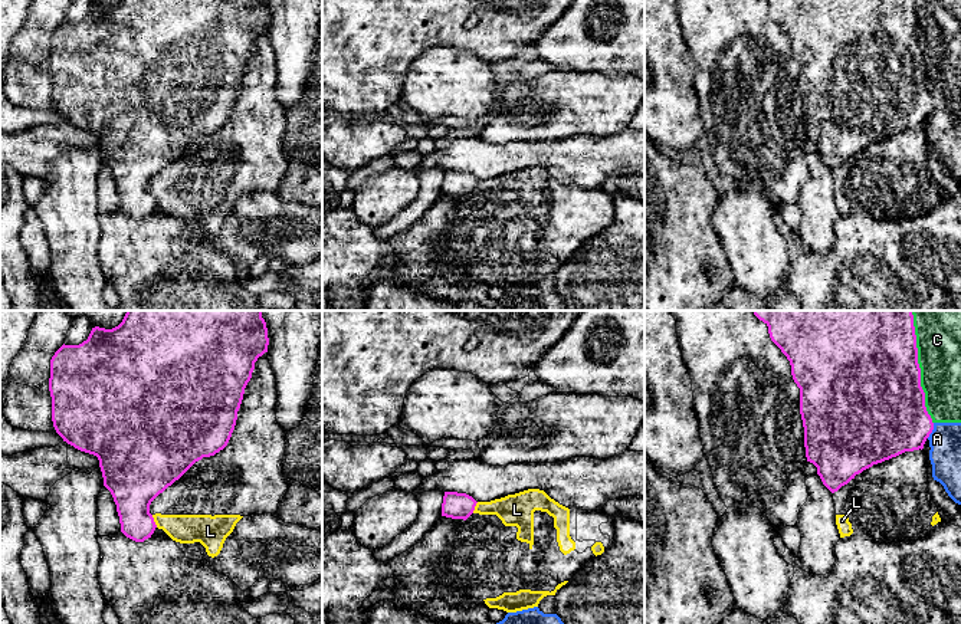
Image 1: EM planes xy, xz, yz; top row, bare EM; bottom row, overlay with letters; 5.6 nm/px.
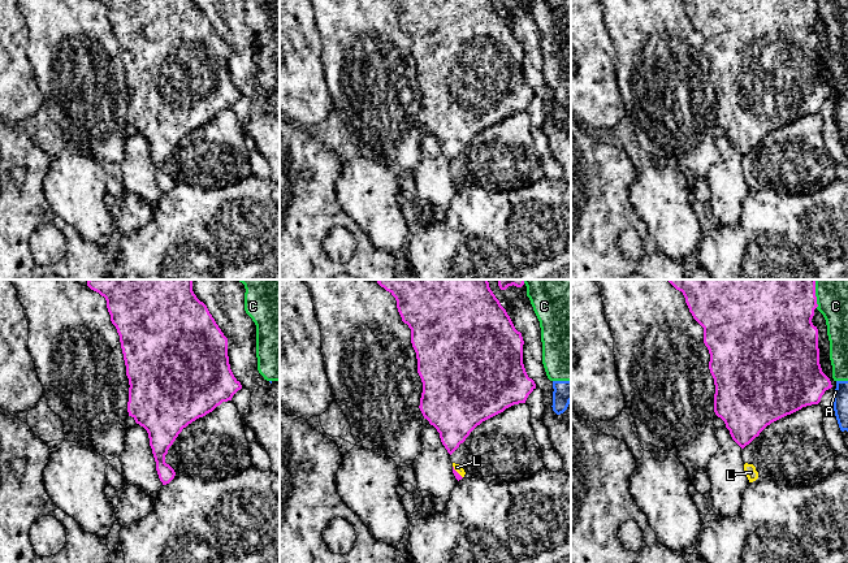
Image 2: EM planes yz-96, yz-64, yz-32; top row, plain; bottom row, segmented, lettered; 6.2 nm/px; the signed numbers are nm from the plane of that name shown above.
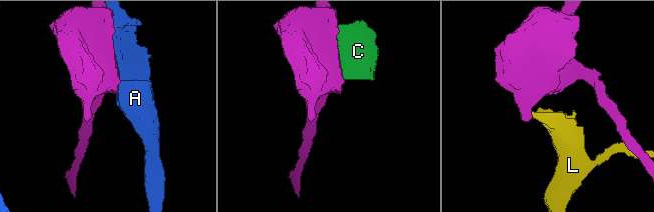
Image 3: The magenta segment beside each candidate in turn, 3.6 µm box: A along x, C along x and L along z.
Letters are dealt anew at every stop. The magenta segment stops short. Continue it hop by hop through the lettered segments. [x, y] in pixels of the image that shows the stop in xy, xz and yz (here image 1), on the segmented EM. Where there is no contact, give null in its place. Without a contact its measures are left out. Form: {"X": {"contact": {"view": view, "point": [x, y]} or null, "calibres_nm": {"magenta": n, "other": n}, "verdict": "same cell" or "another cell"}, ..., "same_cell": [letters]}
{"A": {"contact": {"view": "yz", "point": [932, 429]}, "calibres_nm": {"magenta": 420, "other": 180}, "verdict": "another cell"}, "C": {"contact": {"view": "yz", "point": [918, 367]}, "calibres_nm": {"magenta": 500, "other": 260}, "verdict": "another cell"}, "L": {"contact": {"view": "xy", "point": [153, 521]}, "calibres_nm": {"magenta": 300, "other": 160}, "verdict": "another cell"}, "same_cell": []}

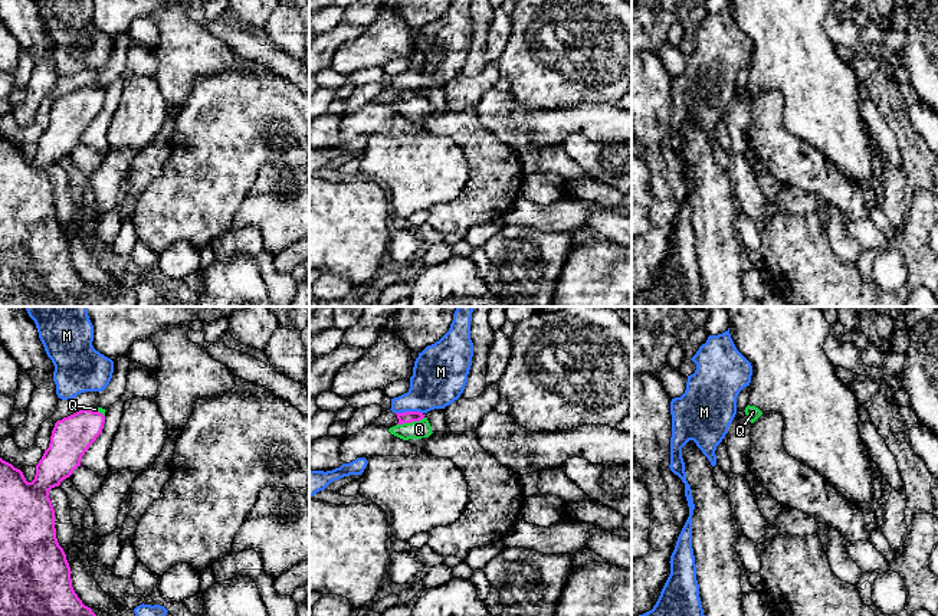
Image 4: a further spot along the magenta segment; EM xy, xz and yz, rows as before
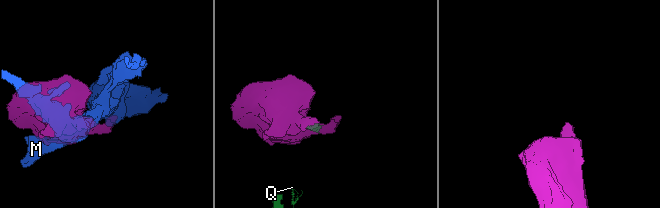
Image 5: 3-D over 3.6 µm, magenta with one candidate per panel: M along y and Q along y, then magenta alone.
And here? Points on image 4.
{"M": {"contact": {"view": "xz", "point": [409, 412]}, "calibres_nm": {"magenta": 60, "other": 300}, "verdict": "another cell"}, "Q": {"contact": {"view": "xz", "point": [410, 422]}, "calibres_nm": {"magenta": 60, "other": 100}, "verdict": "same cell"}, "same_cell": ["Q"]}

